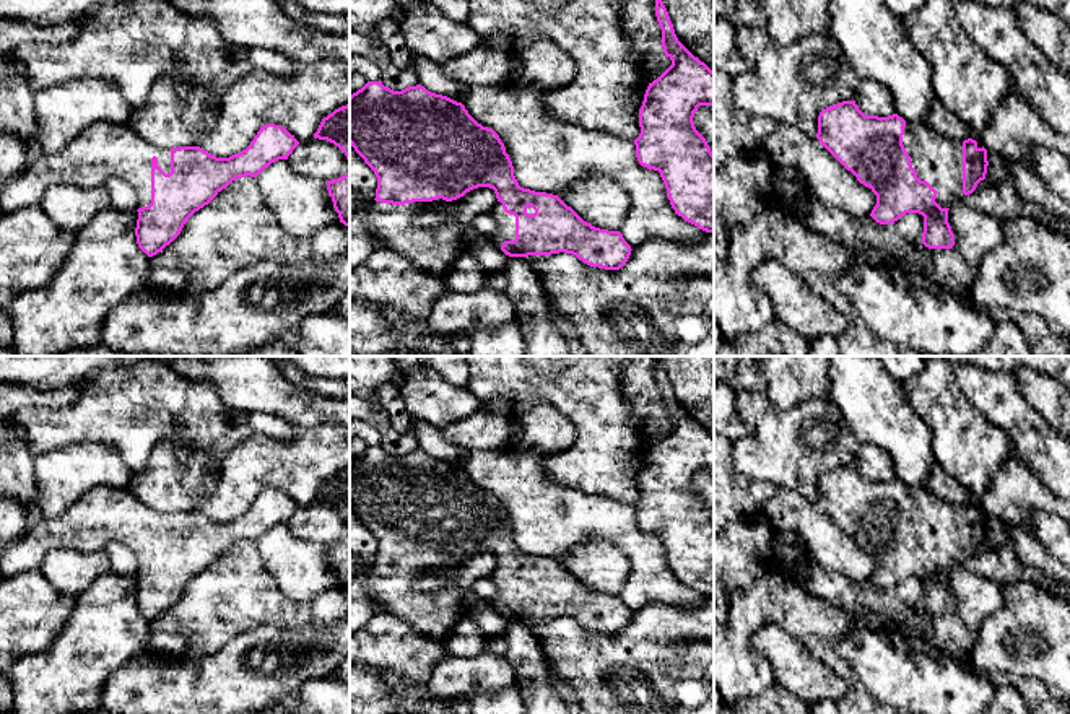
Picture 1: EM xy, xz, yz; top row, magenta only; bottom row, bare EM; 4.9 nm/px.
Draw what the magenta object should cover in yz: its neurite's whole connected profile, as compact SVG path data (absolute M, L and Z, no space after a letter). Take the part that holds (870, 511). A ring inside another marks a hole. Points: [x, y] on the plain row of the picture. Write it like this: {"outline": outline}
{"outline": "M855 465L823 473L816 503L876 559L870 577L876 587L891 589L906 577L919 577L925 612L955 610L948 574L985 543L989 525L981 507L950 504L898 478L867 480Z"}

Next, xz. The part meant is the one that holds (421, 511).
{"outline": "M379 444L368 446L353 457L350 509L377 542L368 584L377 612L403 618L433 641L446 639L467 616L463 594L457 587L420 592L415 581L434 569L450 569L478 551L489 551L496 558L498 566L488 577L498 594L488 603L509 621L566 616L590 631L620 634L631 620L633 613L620 595L592 590L558 559L520 551L499 499L478 488L462 467L431 457L421 449L394 455Z"}

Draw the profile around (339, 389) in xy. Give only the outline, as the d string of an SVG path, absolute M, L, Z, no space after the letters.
M283 363L280 366L280 371L288 381L296 382L302 389L312 390L314 394L328 398L350 402L350 377L328 379L328 377L309 376L293 363Z

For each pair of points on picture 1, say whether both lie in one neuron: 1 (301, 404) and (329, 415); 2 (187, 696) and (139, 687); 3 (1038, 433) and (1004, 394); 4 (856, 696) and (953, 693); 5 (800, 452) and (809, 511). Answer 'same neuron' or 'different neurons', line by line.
1: same neuron
2: same neuron
3: same neuron
4: different neurons
5: different neurons

